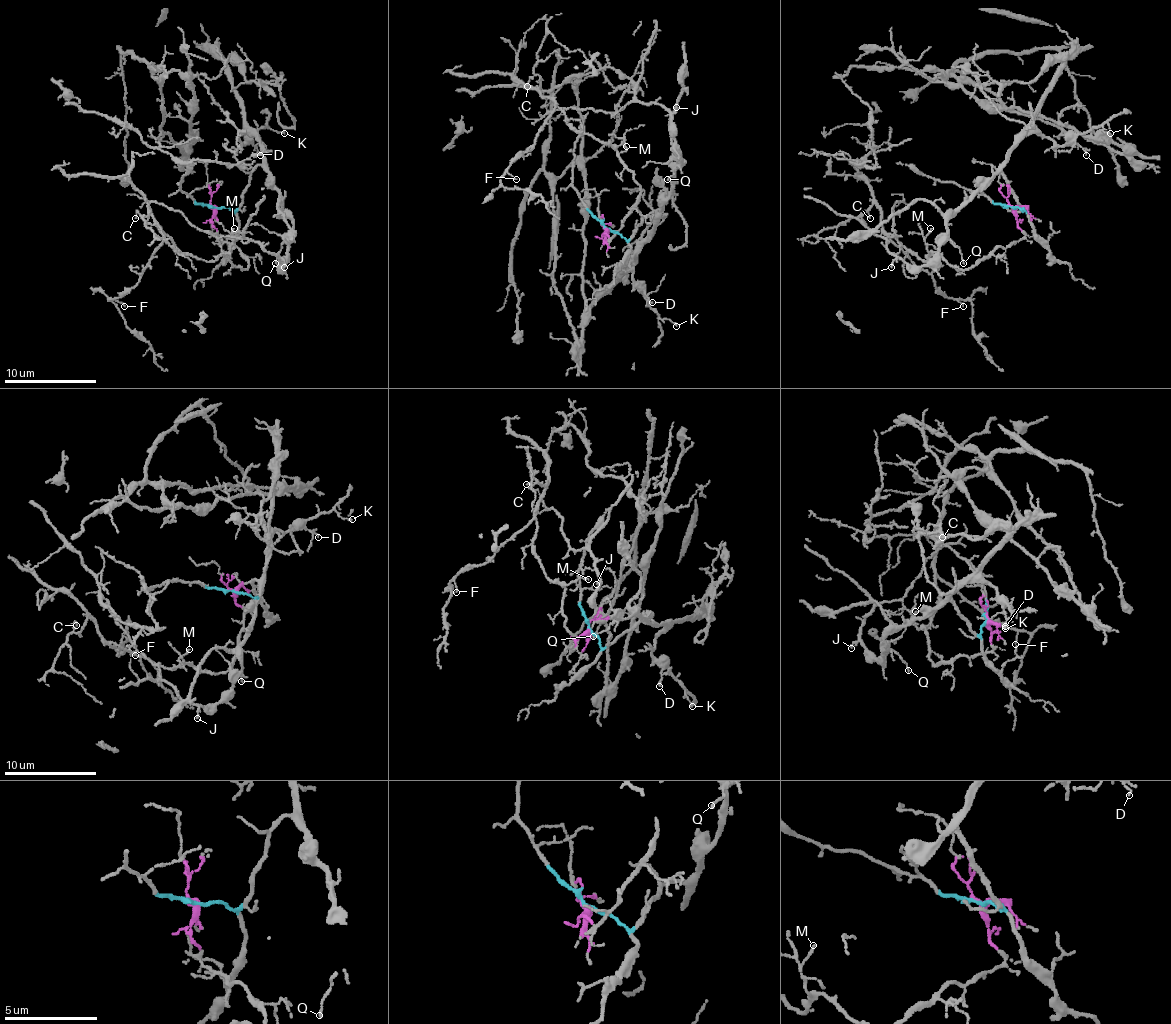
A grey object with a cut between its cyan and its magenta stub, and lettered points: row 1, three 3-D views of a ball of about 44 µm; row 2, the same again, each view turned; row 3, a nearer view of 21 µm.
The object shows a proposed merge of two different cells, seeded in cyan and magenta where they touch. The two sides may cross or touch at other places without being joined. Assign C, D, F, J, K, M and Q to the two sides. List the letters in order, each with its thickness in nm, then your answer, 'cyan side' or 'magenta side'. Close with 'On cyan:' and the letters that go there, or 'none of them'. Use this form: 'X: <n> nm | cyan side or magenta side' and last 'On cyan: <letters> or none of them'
C: 100 nm | magenta side
D: 70 nm | cyan side
F: 80 nm | magenta side
J: 80 nm | cyan side
K: 140 nm | cyan side
M: 110 nm | magenta side
Q: 100 nm | cyan side
On cyan: D, J, K, Q

